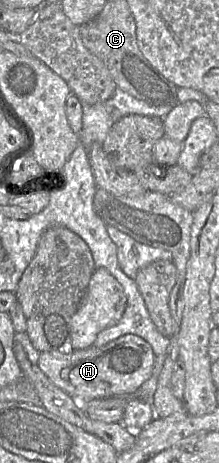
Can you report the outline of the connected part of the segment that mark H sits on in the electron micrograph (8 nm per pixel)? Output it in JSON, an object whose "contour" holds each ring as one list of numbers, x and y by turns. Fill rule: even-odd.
{"contour":[[127,334,108,344,70,355,40,353,37,366,58,388,82,406,92,400,136,397,136,393,153,373,155,357,152,347,139,336]]}

